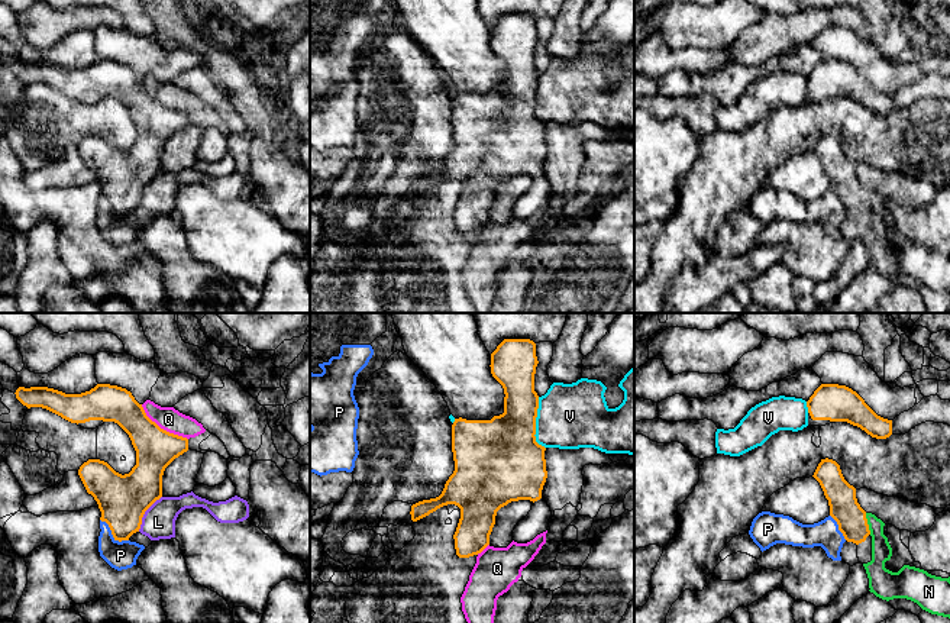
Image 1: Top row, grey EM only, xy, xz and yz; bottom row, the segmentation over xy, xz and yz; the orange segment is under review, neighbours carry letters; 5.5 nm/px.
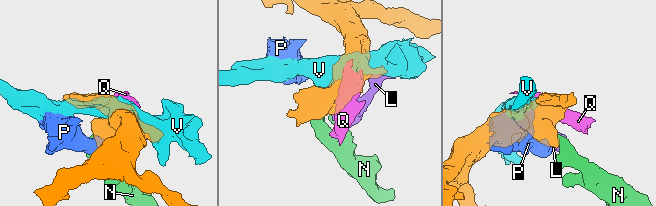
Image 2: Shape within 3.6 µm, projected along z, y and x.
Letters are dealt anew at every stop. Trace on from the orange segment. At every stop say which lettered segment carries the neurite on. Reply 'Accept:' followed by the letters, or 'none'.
Accept: N

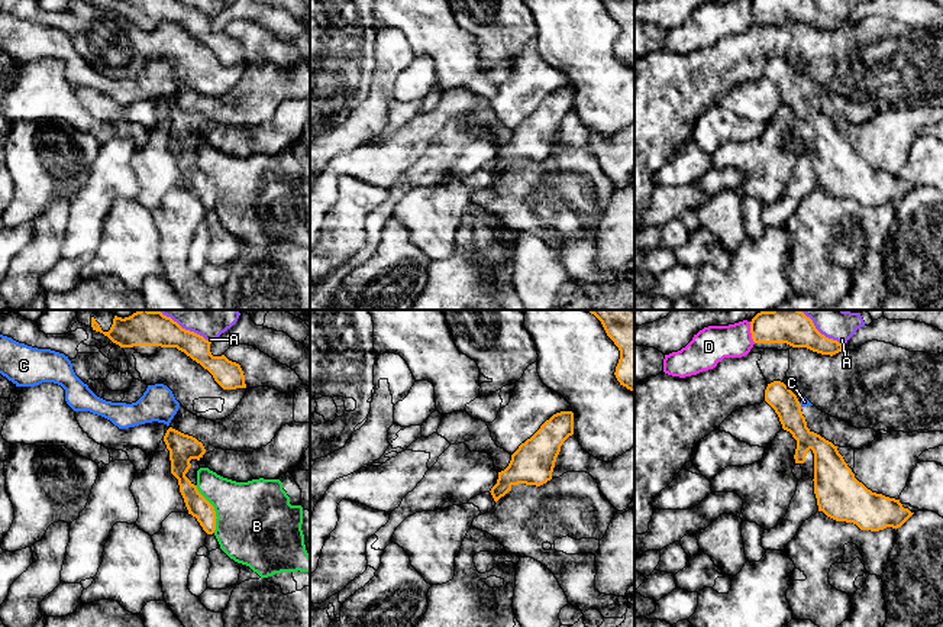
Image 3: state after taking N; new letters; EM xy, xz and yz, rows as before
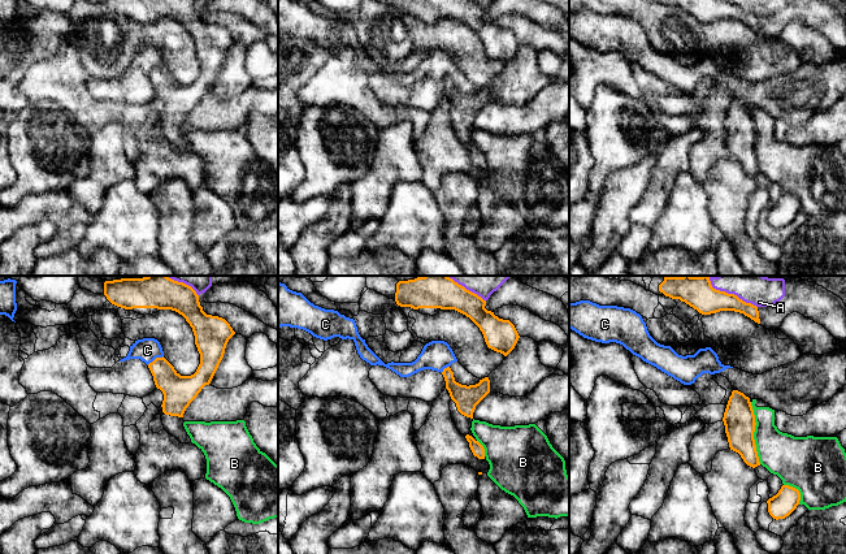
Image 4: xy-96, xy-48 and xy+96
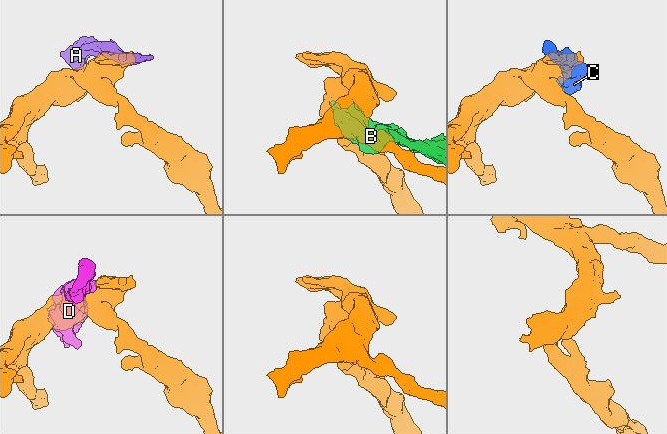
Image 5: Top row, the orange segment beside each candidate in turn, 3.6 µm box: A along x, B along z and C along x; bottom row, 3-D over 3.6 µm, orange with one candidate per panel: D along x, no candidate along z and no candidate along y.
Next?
Accept: none

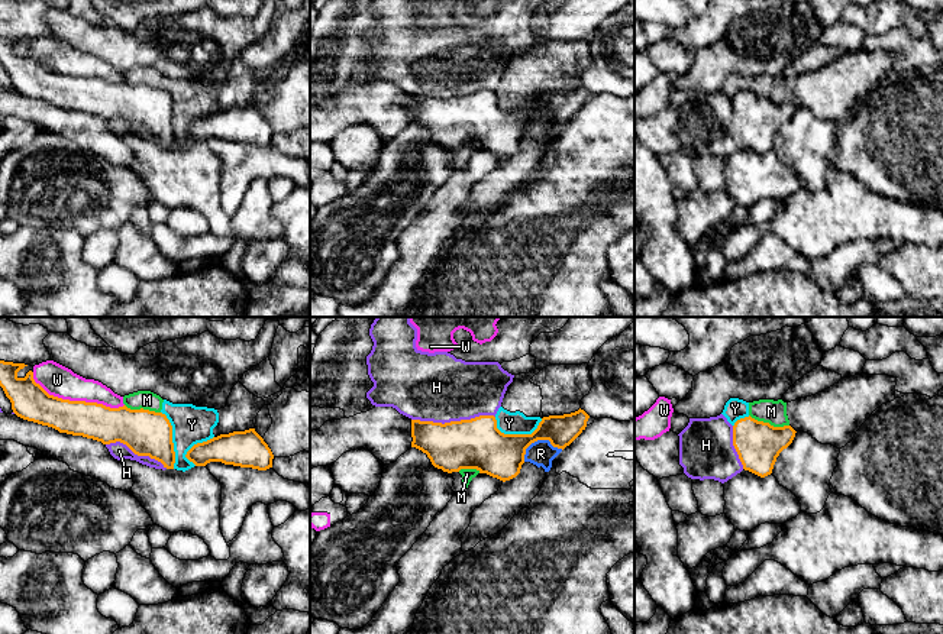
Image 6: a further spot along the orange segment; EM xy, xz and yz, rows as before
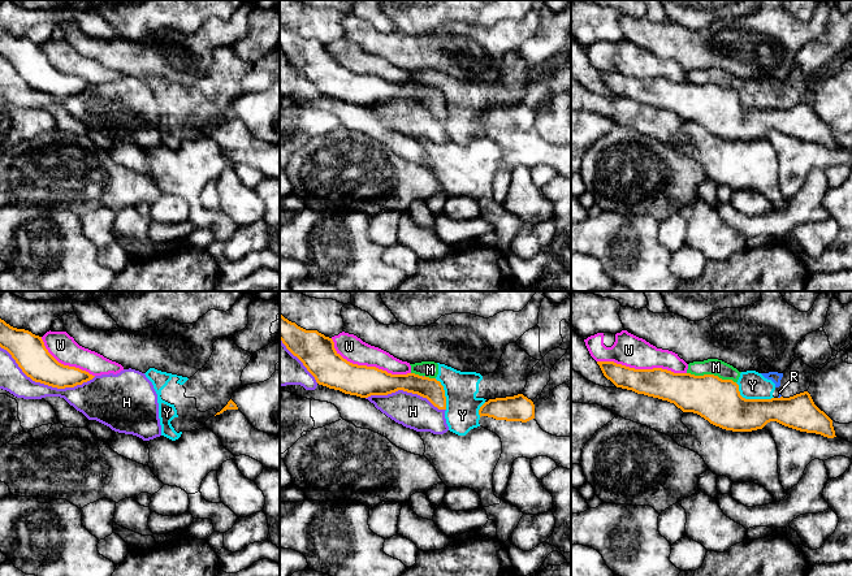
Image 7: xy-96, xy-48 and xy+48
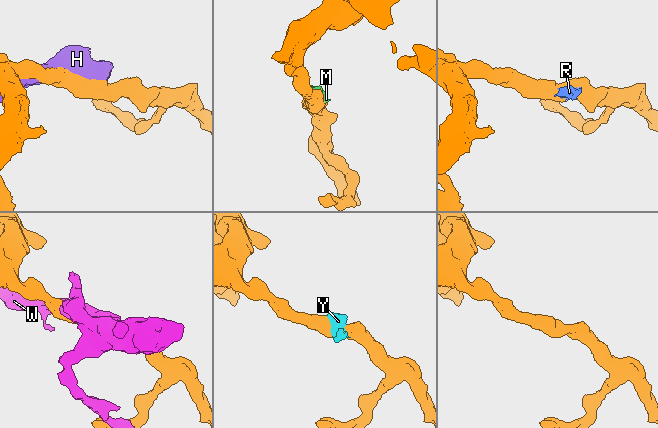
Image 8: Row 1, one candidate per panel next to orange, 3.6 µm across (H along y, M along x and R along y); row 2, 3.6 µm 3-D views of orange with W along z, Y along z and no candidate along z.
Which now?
Accept: none

